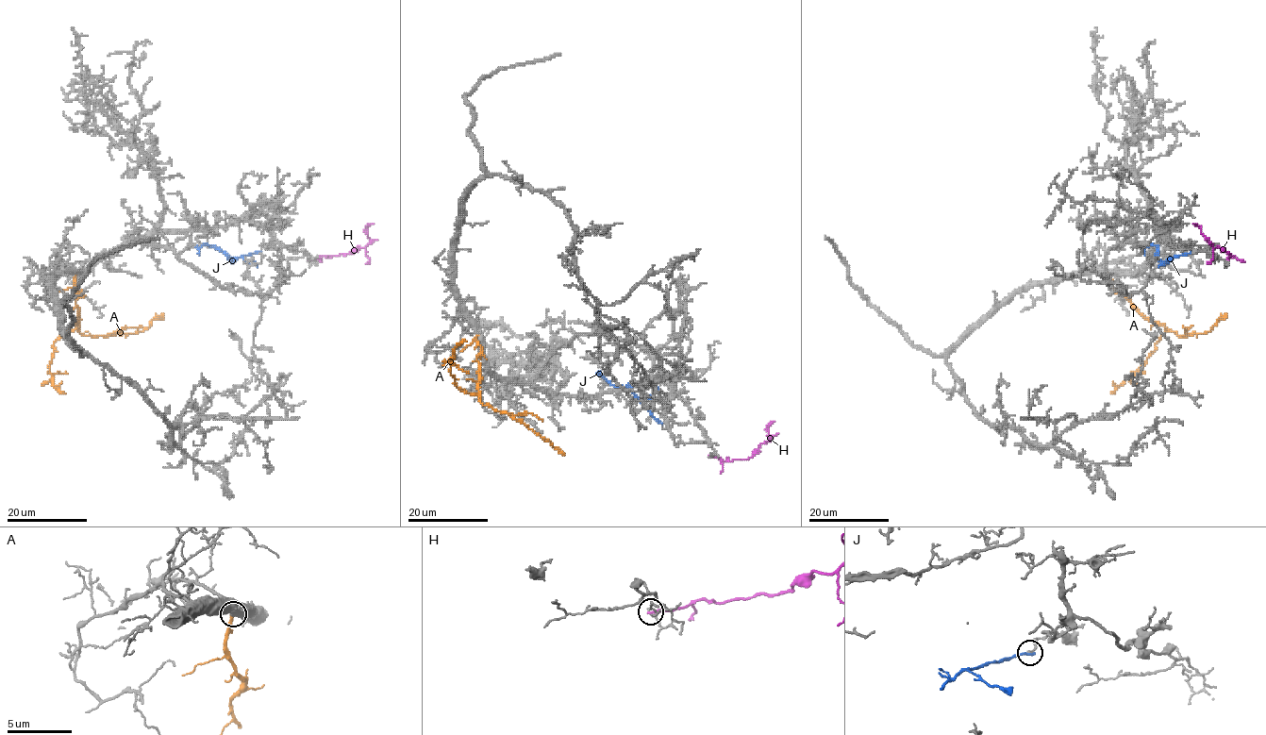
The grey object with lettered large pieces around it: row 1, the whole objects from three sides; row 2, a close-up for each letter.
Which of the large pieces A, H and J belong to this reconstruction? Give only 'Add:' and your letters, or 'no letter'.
Add: no letter

